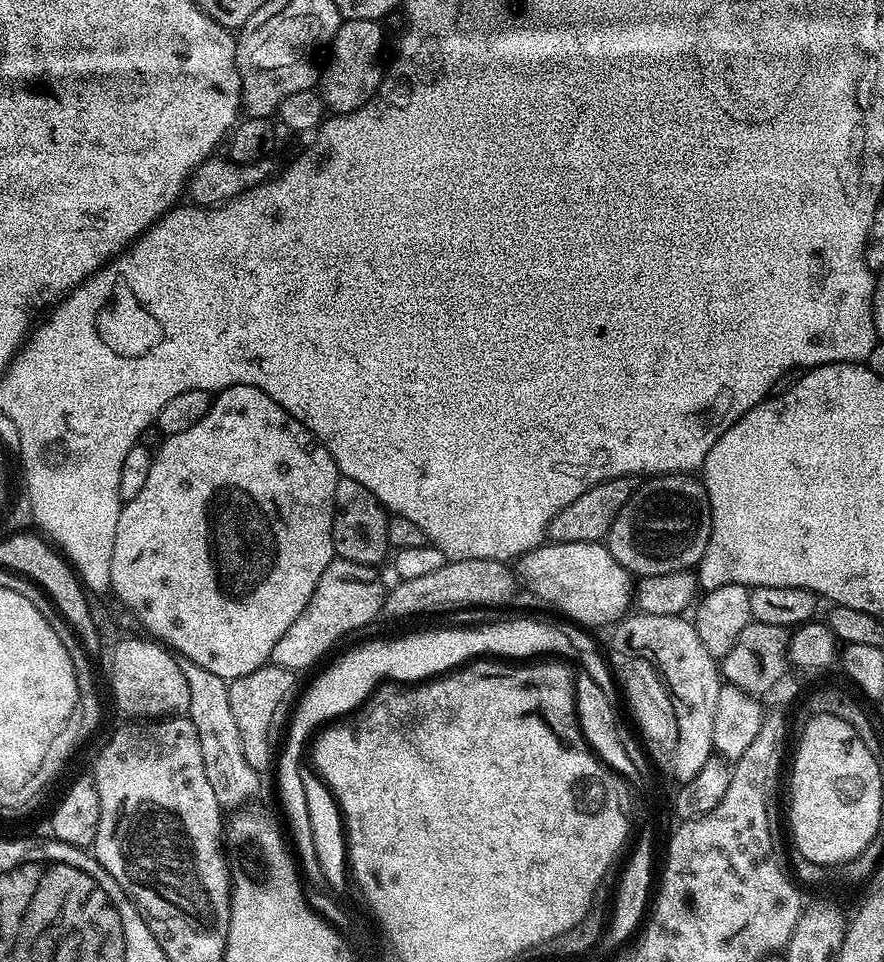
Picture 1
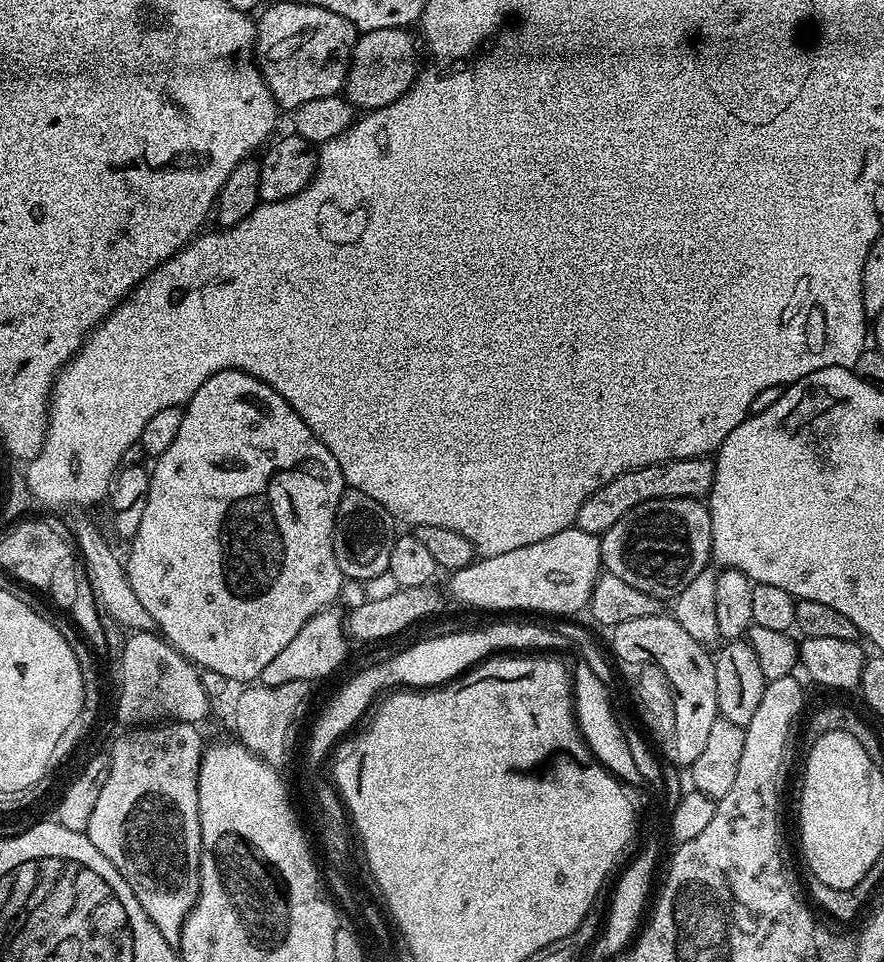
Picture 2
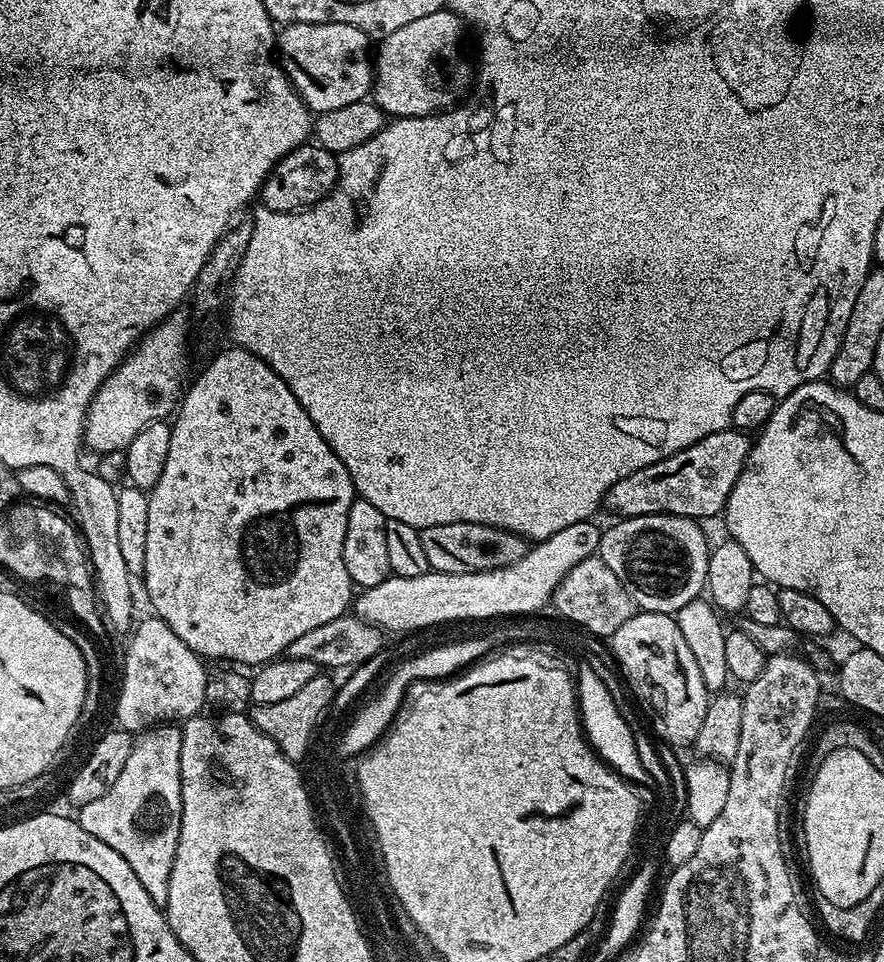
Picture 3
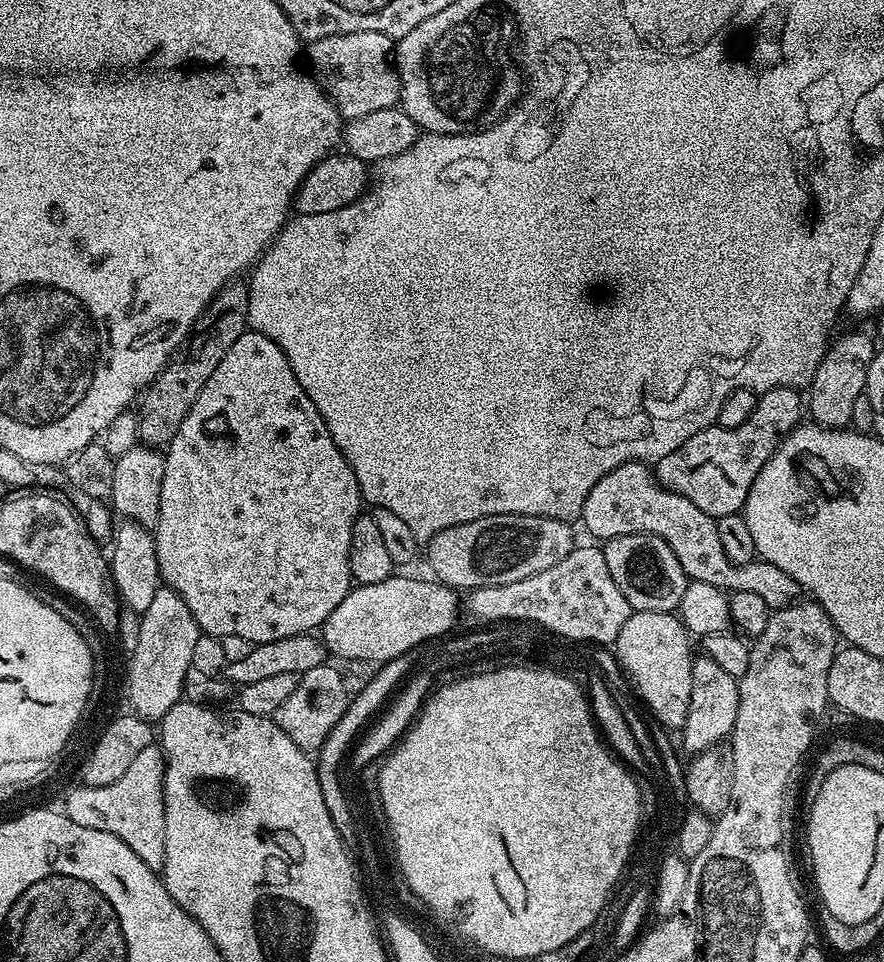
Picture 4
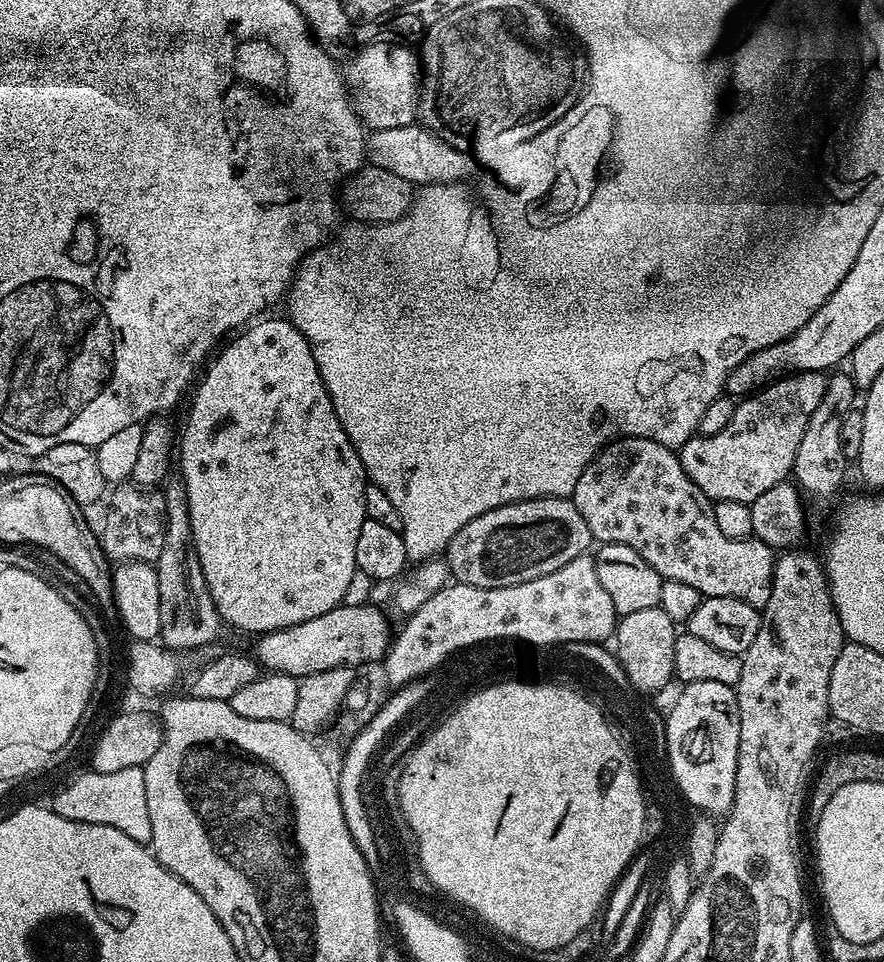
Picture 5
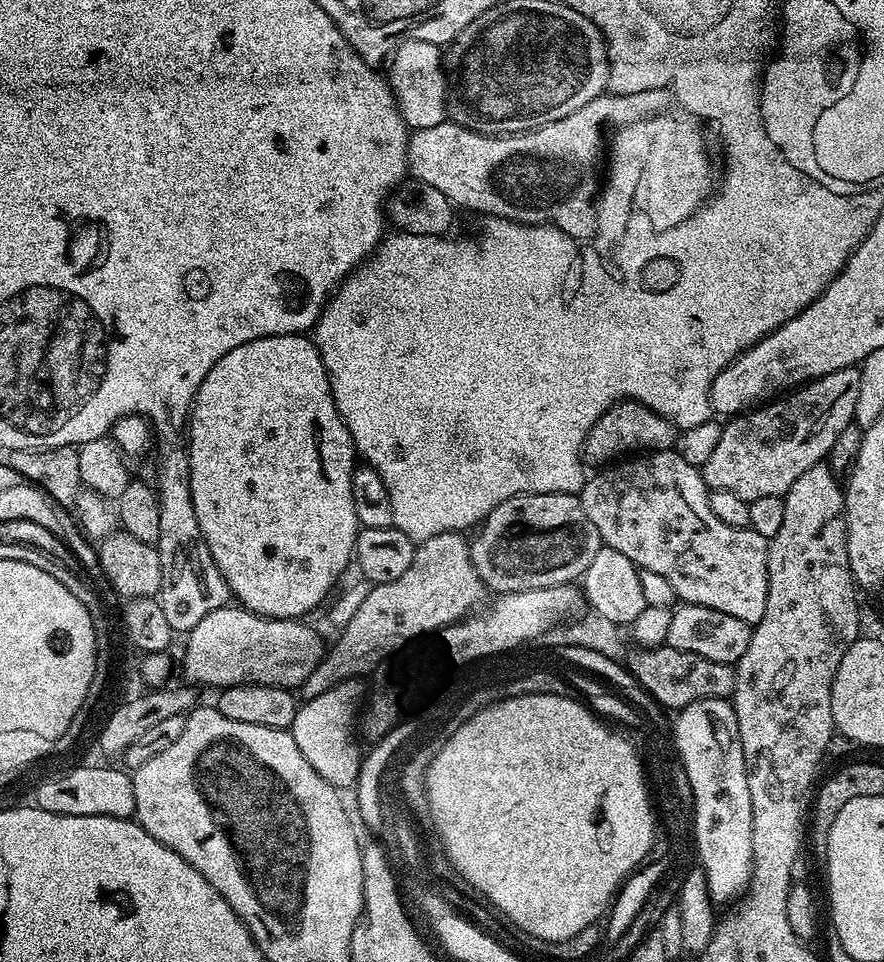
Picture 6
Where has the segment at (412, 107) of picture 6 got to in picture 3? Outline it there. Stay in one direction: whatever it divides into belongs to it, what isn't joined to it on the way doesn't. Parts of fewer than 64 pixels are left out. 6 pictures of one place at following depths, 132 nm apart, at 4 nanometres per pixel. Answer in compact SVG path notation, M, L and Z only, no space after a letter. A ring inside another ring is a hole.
M294 22L279 29L278 63L309 112L319 114L339 110L341 106L350 106L350 102L369 99L374 75L374 52L371 47L368 49L368 43L370 37L367 32L358 30L358 26L346 26L346 22Z

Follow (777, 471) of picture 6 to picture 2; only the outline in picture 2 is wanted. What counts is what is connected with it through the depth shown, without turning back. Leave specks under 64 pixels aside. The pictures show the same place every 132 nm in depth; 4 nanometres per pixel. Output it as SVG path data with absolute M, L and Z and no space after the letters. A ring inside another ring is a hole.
M708 458L667 460L665 464L655 464L623 472L618 474L618 478L614 478L614 482L606 482L606 486L602 486L597 492L590 494L586 502L582 502L576 515L575 527L586 530L586 534L601 537L606 530L610 530L610 526L614 526L614 522L621 520L639 504L645 504L651 500L669 500L675 496L691 500L707 497L712 489L715 473L715 463Z

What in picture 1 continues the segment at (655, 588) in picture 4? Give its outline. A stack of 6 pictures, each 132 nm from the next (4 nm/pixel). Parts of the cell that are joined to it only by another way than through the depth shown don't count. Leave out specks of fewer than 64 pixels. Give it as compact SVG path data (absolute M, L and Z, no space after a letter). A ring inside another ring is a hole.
M692 474L657 476L643 481L610 526L606 546L633 577L695 569L710 538L712 515L703 483Z

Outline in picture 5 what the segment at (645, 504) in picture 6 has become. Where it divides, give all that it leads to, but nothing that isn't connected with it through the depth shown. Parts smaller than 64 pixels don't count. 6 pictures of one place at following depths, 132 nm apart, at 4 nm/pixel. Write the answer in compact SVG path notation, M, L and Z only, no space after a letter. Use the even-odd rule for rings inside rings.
M637 436L621 438L614 446L601 451L586 470L582 470L582 478L578 478L570 499L578 514L586 518L593 541L630 546L630 550L654 566L664 580L686 582L686 586L694 586L701 597L742 598L742 602L750 602L750 606L761 610L766 602L770 602L772 575L777 561L774 549L755 538L726 538L712 517L713 501L690 482L686 470L682 470L679 455L673 449Z

